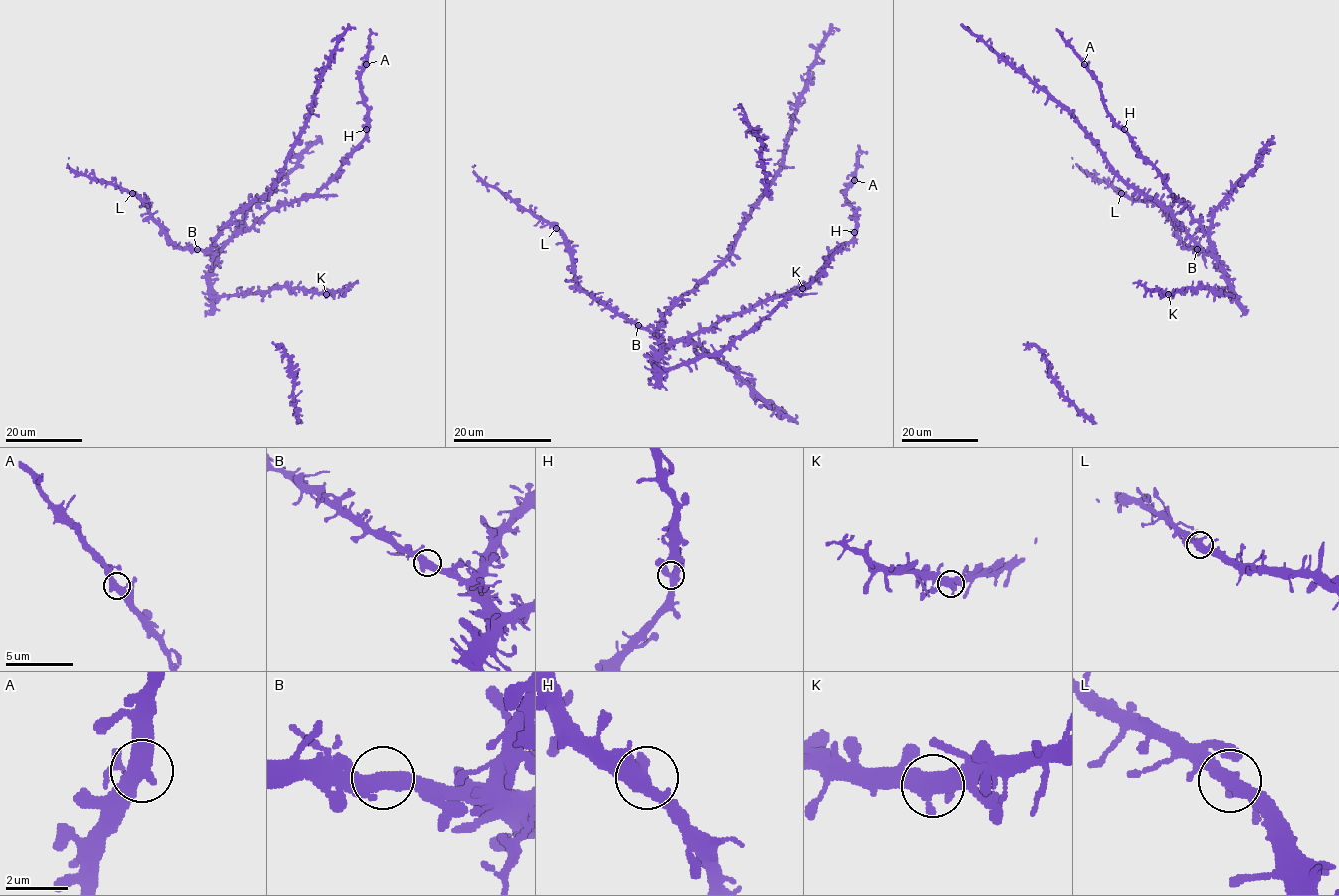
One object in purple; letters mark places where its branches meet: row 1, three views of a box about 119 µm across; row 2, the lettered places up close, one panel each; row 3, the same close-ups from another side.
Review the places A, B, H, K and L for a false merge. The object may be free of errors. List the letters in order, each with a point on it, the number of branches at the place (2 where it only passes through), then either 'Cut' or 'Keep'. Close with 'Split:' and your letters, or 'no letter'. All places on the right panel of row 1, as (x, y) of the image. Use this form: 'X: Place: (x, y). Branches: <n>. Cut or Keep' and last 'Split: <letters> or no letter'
A: Place: (1084, 64). Branches: 2. Keep
B: Place: (1197, 249). Branches: 2. Keep
H: Place: (1124, 129). Branches: 2. Keep
K: Place: (1168, 294). Branches: 2. Keep
L: Place: (1121, 193). Branches: 2. Keep
Split: no letter

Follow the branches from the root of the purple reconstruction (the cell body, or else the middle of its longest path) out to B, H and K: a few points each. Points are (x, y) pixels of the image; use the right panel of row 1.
B: (1222, 266), (1197, 249)
H: (1222, 266), (1209, 237), (1188, 207), (1171, 193), (1166, 180), (1137, 150), (1124, 129)
K: (1222, 266), (1232, 295), (1203, 286), (1185, 287), (1168, 294)

